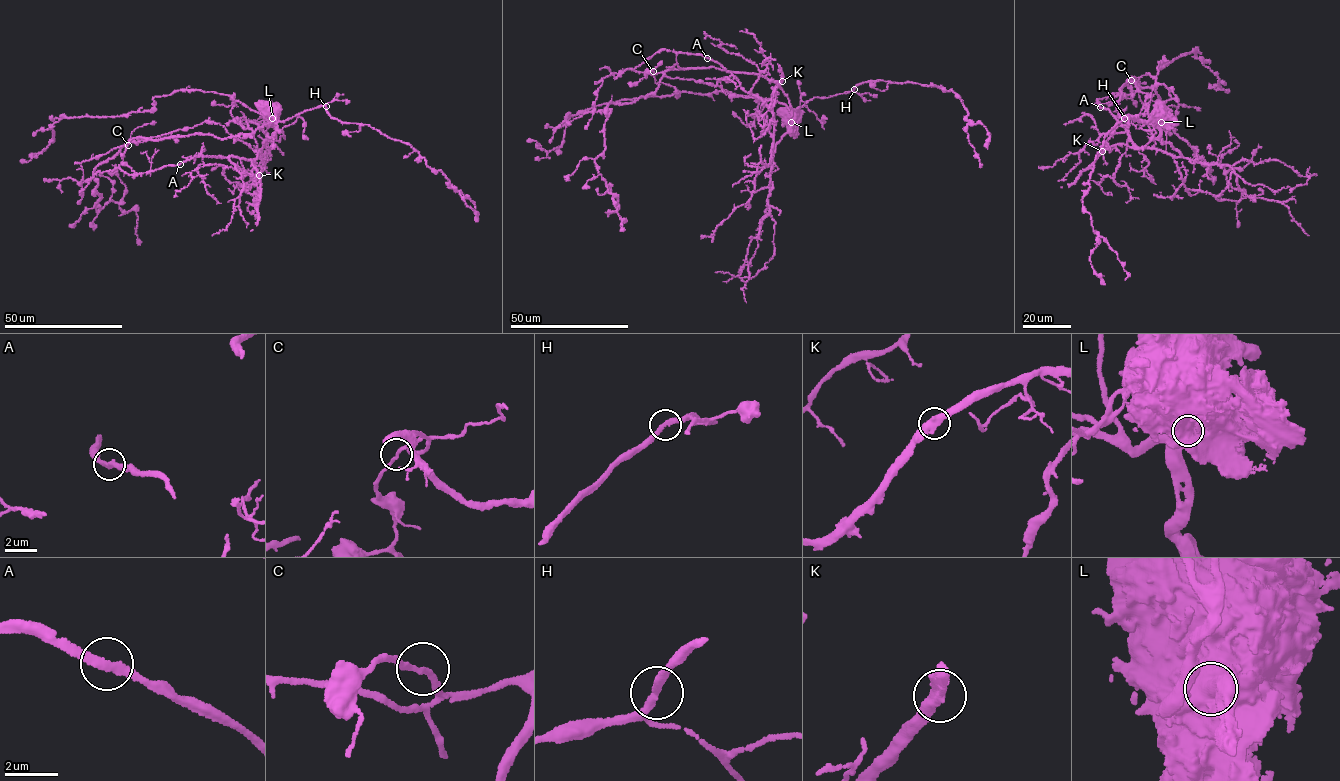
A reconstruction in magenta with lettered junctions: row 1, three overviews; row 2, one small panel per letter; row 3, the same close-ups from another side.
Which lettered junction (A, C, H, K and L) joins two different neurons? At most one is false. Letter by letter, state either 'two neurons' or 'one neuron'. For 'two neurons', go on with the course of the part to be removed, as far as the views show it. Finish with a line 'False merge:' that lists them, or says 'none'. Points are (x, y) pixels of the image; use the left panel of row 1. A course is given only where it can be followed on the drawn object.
A: one neuron
C: one neuron
H: one neuron
K: one neuron
L: two neurons | (272, 117), (254, 103)
False merge: L

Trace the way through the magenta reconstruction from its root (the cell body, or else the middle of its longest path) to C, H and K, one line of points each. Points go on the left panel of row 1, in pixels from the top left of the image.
C: (271, 111), (277, 112), (273, 121), (250, 133), (225, 138), (195, 133), (156, 139), (138, 137), (128, 145)
H: (271, 111), (277, 112), (276, 118), (281, 122), (306, 110), (326, 106)
K: (271, 111), (274, 111), (274, 135), (267, 138), (251, 165), (259, 175)

